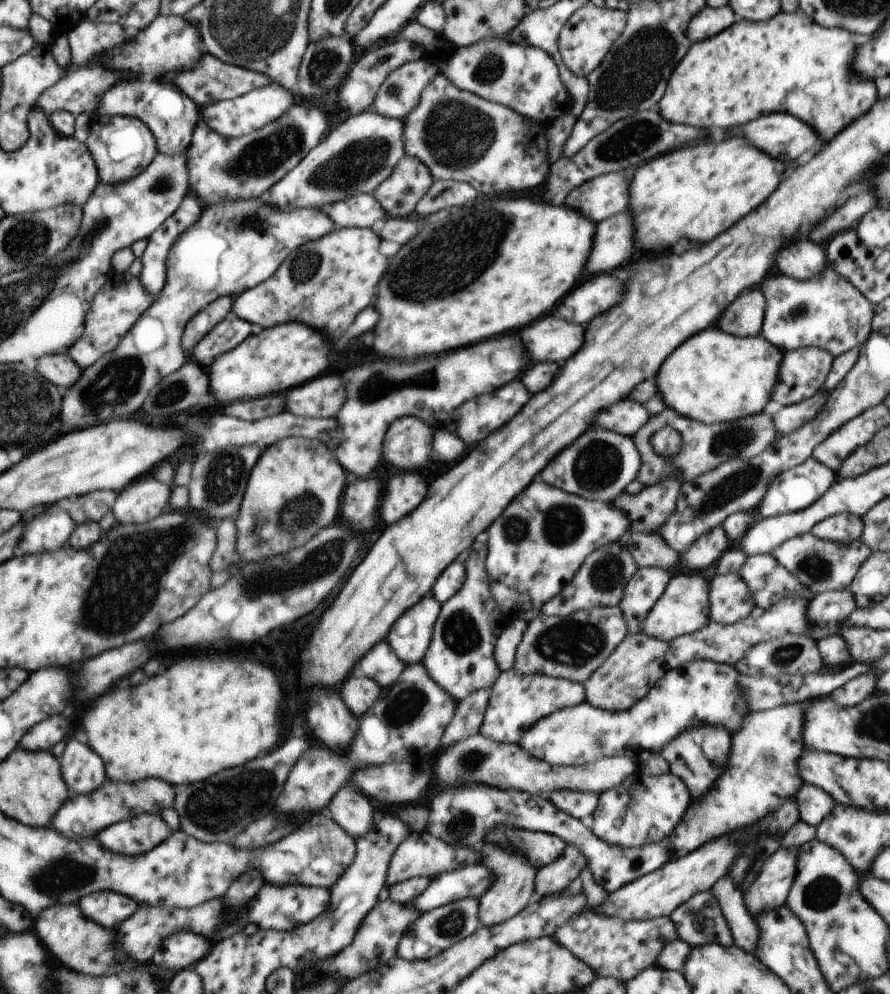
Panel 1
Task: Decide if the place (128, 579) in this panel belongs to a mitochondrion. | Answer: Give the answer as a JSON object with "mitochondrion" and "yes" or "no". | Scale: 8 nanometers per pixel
{"mitochondrion":"yes"}

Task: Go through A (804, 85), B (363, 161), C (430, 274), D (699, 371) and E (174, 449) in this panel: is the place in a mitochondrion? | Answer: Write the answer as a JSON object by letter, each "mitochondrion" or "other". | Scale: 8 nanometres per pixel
{"A":"other","B":"mitochondrion","C":"mitochondrion","D":"other","E":"other"}

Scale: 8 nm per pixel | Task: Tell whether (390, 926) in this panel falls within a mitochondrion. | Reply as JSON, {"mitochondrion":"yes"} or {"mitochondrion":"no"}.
{"mitochondrion":"no"}

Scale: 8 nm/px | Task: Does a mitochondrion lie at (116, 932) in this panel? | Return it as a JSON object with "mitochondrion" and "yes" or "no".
{"mitochondrion":"no"}

